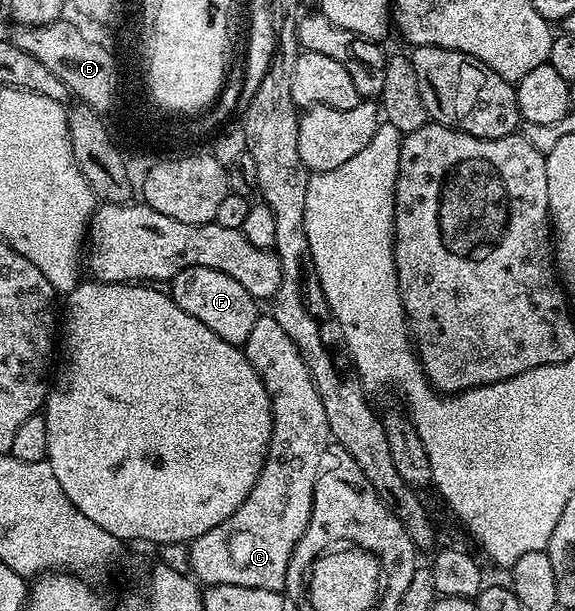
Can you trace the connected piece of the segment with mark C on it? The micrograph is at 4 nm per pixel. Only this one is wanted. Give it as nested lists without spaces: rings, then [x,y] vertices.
[[[259,316],[248,336],[244,353],[270,398],[270,446],[256,484],[240,508],[216,528],[189,543],[189,573],[203,587],[243,586],[281,591],[298,534],[311,529],[314,489],[326,447],[331,445],[330,425],[320,404],[316,384],[296,344],[273,316]]]

